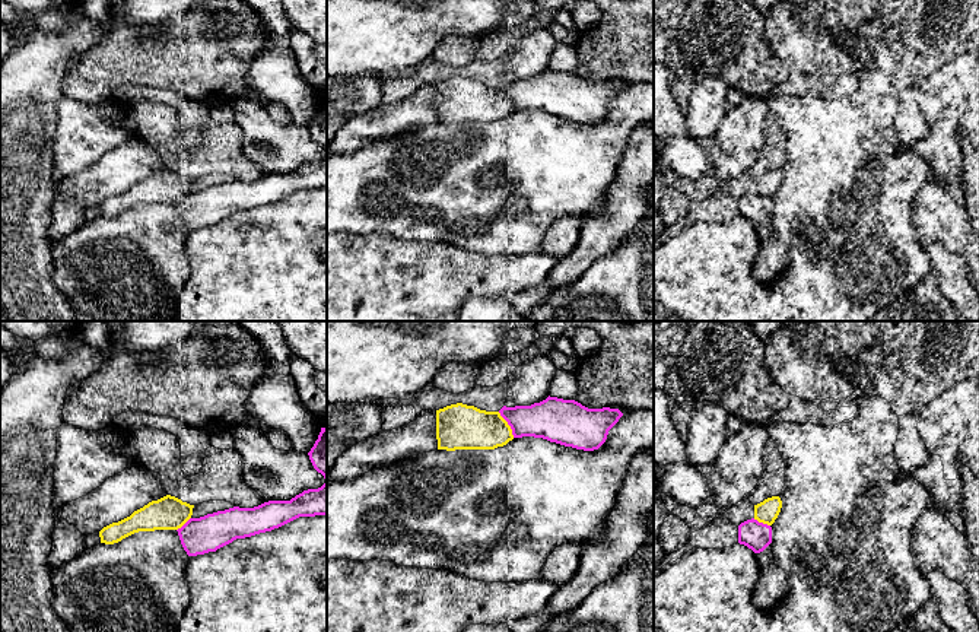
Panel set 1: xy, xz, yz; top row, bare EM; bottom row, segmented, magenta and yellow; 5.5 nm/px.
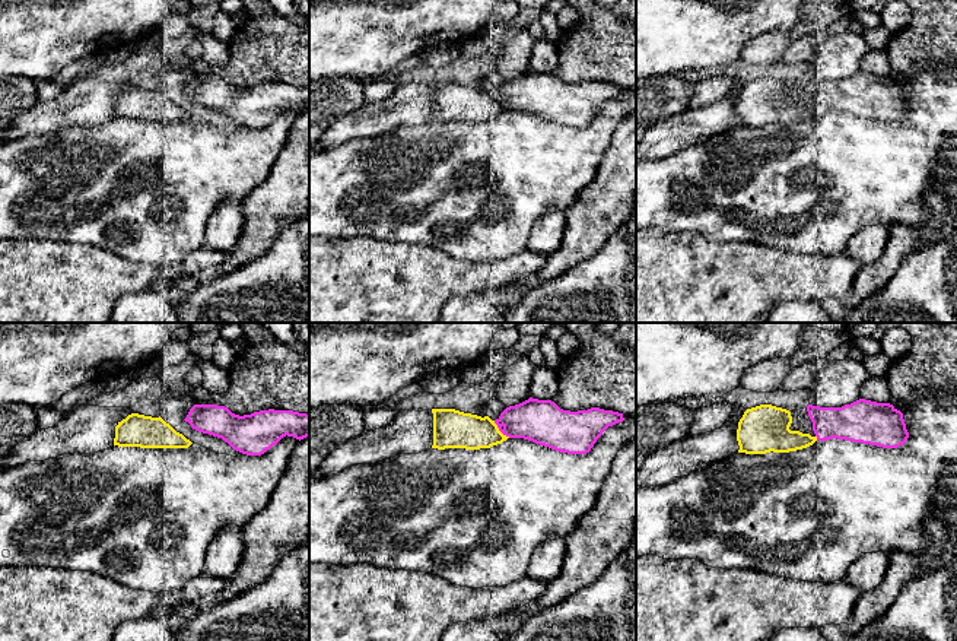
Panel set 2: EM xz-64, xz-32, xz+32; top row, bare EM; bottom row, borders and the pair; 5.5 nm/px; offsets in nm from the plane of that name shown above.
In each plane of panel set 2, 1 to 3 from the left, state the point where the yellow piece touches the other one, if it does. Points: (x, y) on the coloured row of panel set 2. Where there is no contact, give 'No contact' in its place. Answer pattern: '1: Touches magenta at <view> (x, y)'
1: No contact
2: Touches magenta at xz-32 (501, 431)
3: Touches magenta at xz+32 (816, 435)

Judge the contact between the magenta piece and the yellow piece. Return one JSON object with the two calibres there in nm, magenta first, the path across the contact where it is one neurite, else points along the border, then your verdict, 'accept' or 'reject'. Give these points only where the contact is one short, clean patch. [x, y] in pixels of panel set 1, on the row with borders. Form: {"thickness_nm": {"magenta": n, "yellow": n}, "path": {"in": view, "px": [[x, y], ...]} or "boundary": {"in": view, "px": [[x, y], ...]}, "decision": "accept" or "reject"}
{"thickness_nm": {"magenta": 240, "yellow": 240}, "decision": "reject"}

